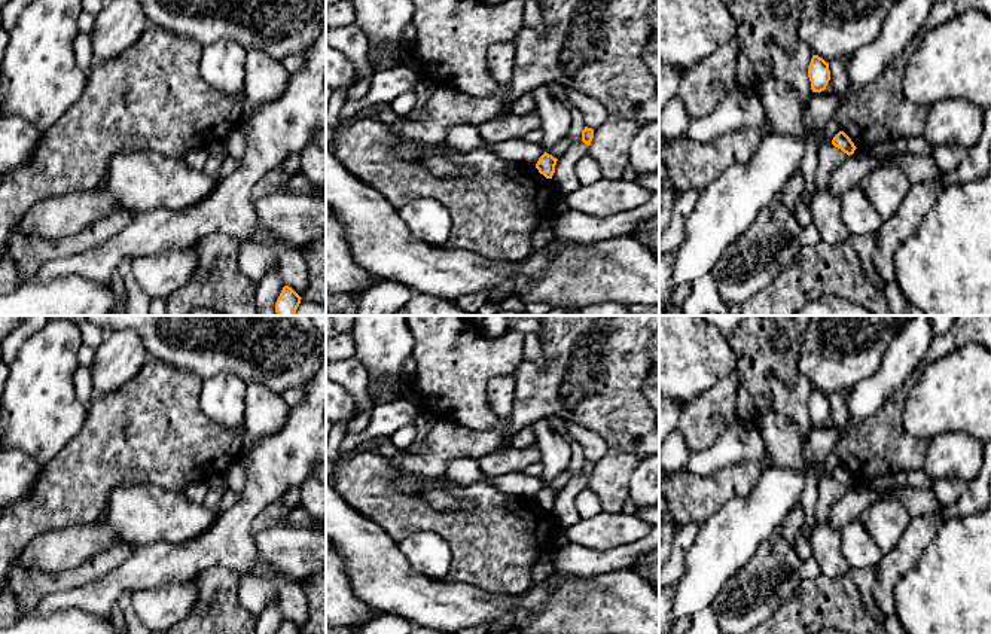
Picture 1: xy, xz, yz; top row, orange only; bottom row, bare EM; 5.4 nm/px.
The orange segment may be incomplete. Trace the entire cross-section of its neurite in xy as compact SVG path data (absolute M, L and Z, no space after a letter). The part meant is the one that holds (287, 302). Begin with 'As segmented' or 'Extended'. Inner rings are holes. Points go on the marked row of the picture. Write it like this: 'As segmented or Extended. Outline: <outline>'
As segmented. Outline: M284 286L275 302L277 316L296 316L301 299L292 287Z

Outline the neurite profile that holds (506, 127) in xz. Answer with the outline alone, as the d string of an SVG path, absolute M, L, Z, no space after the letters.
M537 110L533 113L516 116L513 113L500 115L476 127L481 138L487 144L500 143L504 140L519 140L525 134L540 128Z

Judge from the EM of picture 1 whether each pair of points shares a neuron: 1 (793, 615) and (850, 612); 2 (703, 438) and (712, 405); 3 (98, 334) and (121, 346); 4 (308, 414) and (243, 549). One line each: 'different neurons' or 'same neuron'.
1: same neuron
2: same neuron
3: different neurons
4: same neuron

